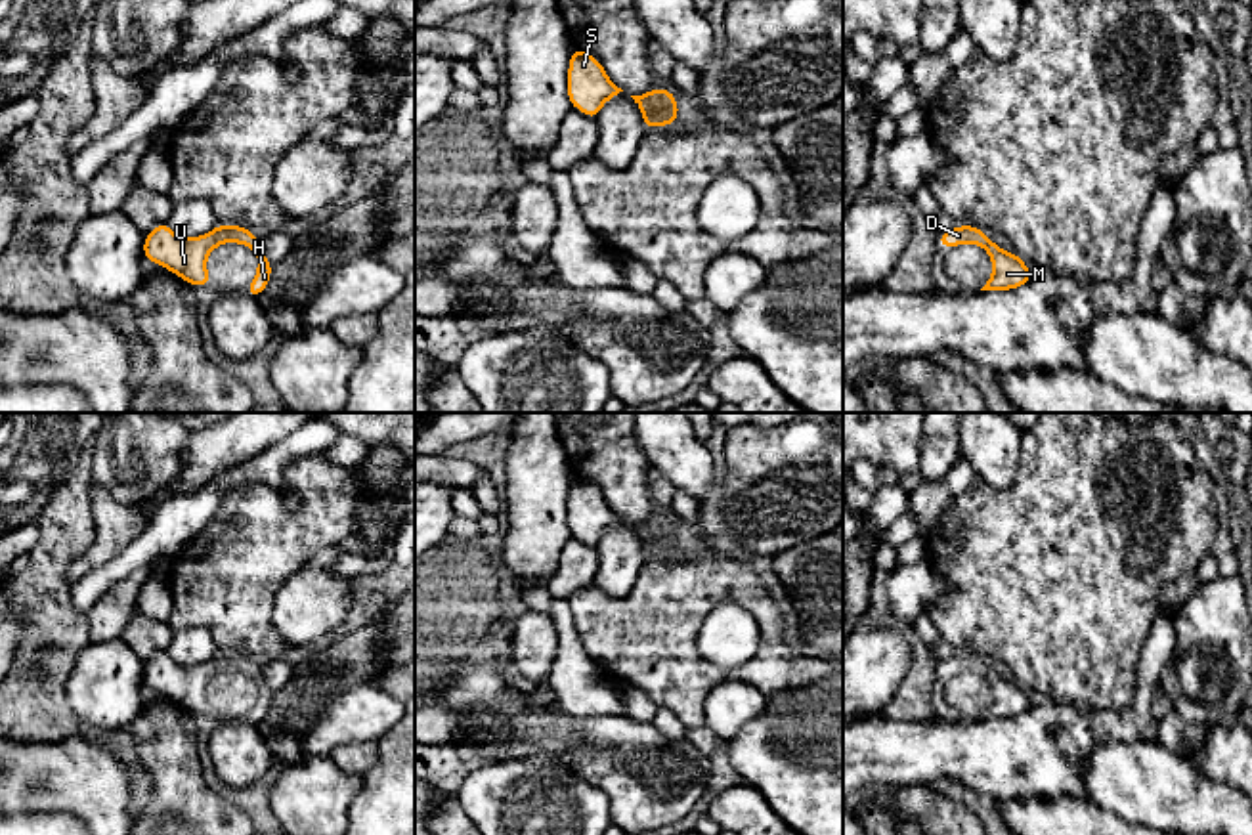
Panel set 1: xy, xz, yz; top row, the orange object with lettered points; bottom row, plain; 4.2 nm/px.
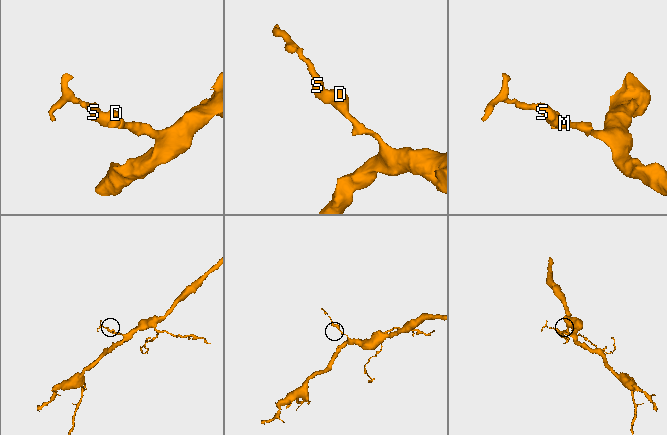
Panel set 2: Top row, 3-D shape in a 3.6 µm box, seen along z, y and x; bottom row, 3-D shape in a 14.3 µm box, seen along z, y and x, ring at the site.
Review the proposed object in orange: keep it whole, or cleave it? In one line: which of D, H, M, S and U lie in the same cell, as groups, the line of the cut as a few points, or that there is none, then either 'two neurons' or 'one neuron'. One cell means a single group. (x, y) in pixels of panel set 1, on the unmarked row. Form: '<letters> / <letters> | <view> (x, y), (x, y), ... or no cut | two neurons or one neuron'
D H M S U | no cut | one neuron

